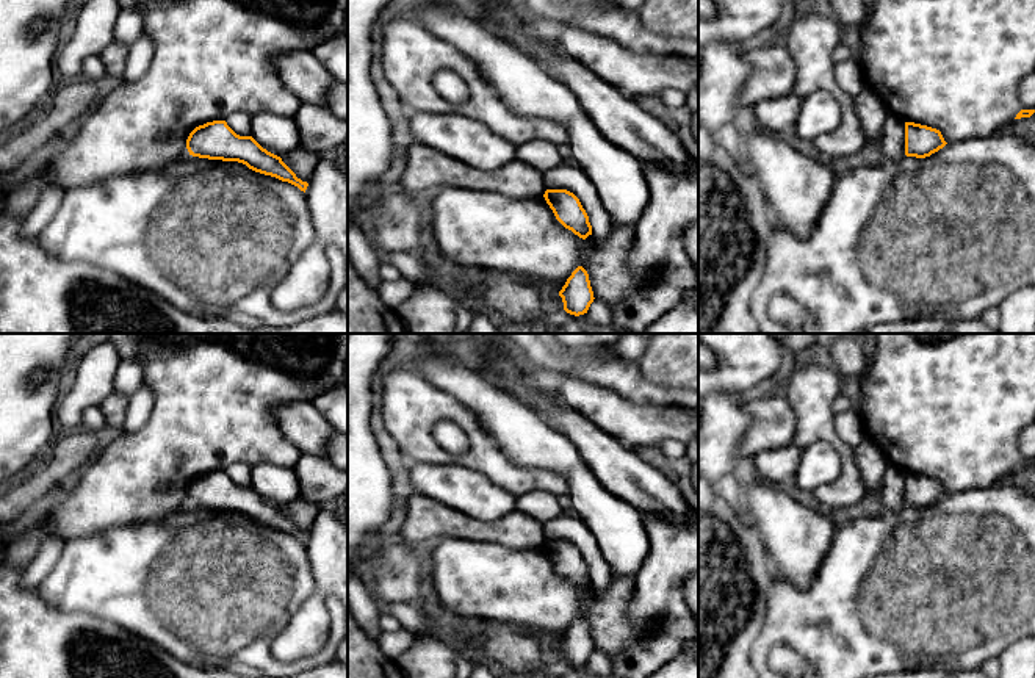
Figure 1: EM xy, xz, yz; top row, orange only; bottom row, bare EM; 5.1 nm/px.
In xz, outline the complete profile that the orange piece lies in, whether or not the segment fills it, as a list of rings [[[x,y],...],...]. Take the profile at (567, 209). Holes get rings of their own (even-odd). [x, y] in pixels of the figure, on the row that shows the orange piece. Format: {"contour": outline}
{"contour": [[[546,189],[543,197],[553,210],[556,219],[565,229],[572,230],[582,240],[592,235],[589,216],[573,193],[567,189]]]}

